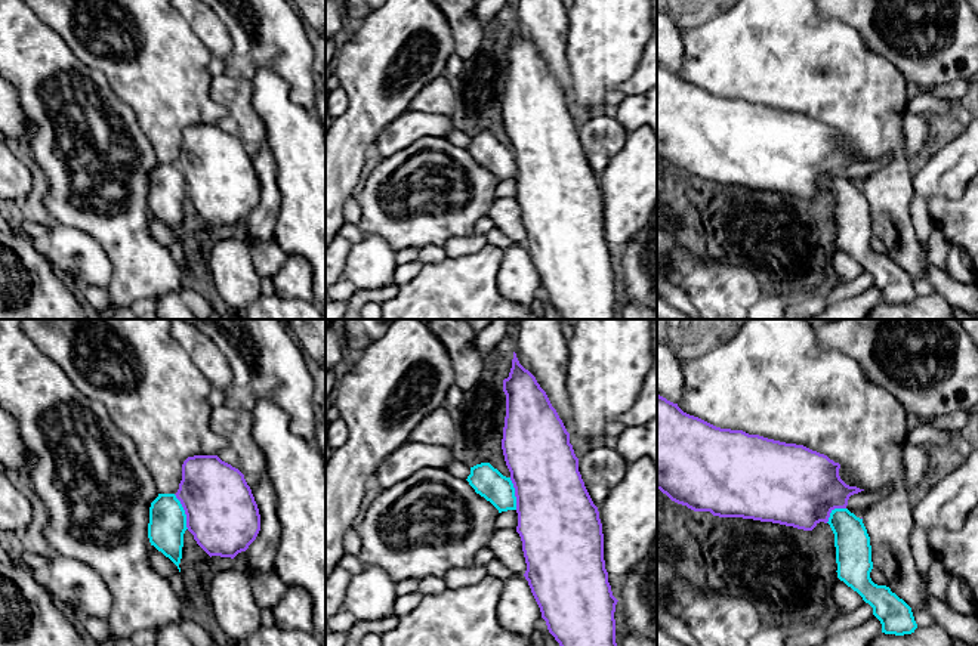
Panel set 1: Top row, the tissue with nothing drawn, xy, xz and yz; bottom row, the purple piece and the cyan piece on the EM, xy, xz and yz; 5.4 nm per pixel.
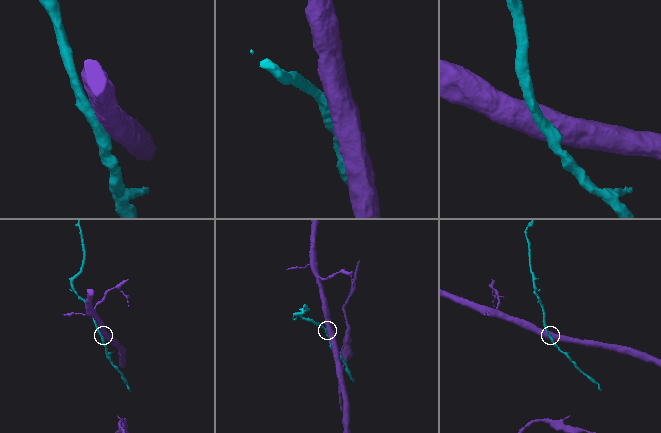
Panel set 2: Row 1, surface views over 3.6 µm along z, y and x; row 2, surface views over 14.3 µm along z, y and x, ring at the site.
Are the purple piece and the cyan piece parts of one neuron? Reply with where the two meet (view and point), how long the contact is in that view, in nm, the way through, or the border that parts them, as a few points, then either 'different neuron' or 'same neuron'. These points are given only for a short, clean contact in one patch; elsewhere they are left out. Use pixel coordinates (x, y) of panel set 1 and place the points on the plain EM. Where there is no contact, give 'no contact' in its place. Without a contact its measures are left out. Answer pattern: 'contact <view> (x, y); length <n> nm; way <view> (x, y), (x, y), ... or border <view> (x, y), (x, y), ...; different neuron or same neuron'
contact xy (185, 181); length 200 nm; border xy (173, 163), (184, 179), (188, 197); different neuron

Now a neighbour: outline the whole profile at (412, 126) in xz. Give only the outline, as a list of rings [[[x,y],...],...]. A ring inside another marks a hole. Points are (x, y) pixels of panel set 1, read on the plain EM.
[[[408,109],[382,130],[371,149],[382,158],[388,158],[423,137],[447,139],[453,129],[456,127],[450,115]]]

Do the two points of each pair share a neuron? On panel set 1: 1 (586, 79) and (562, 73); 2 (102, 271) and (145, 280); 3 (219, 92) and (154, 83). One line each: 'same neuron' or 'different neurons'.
1: different neurons
2: different neurons
3: different neurons

